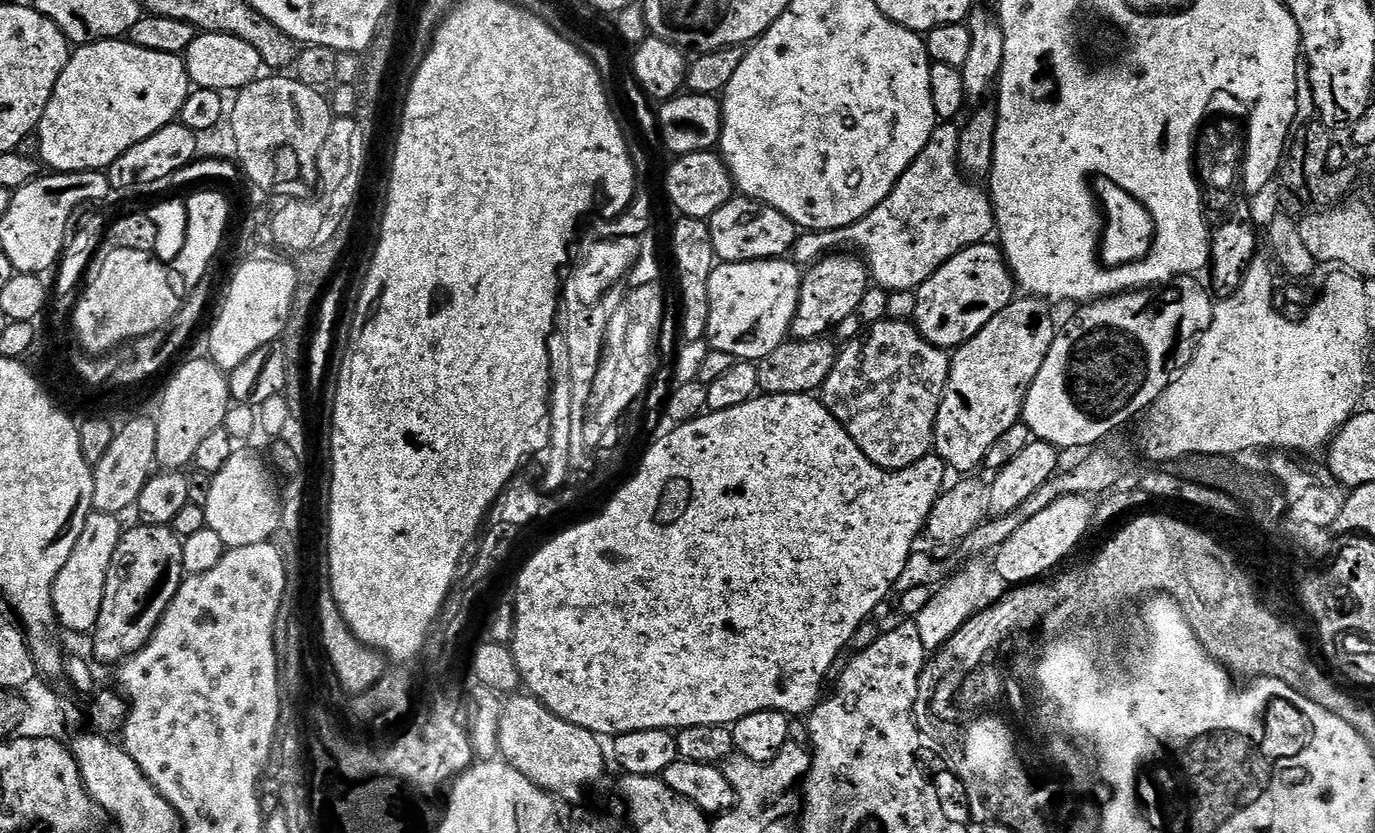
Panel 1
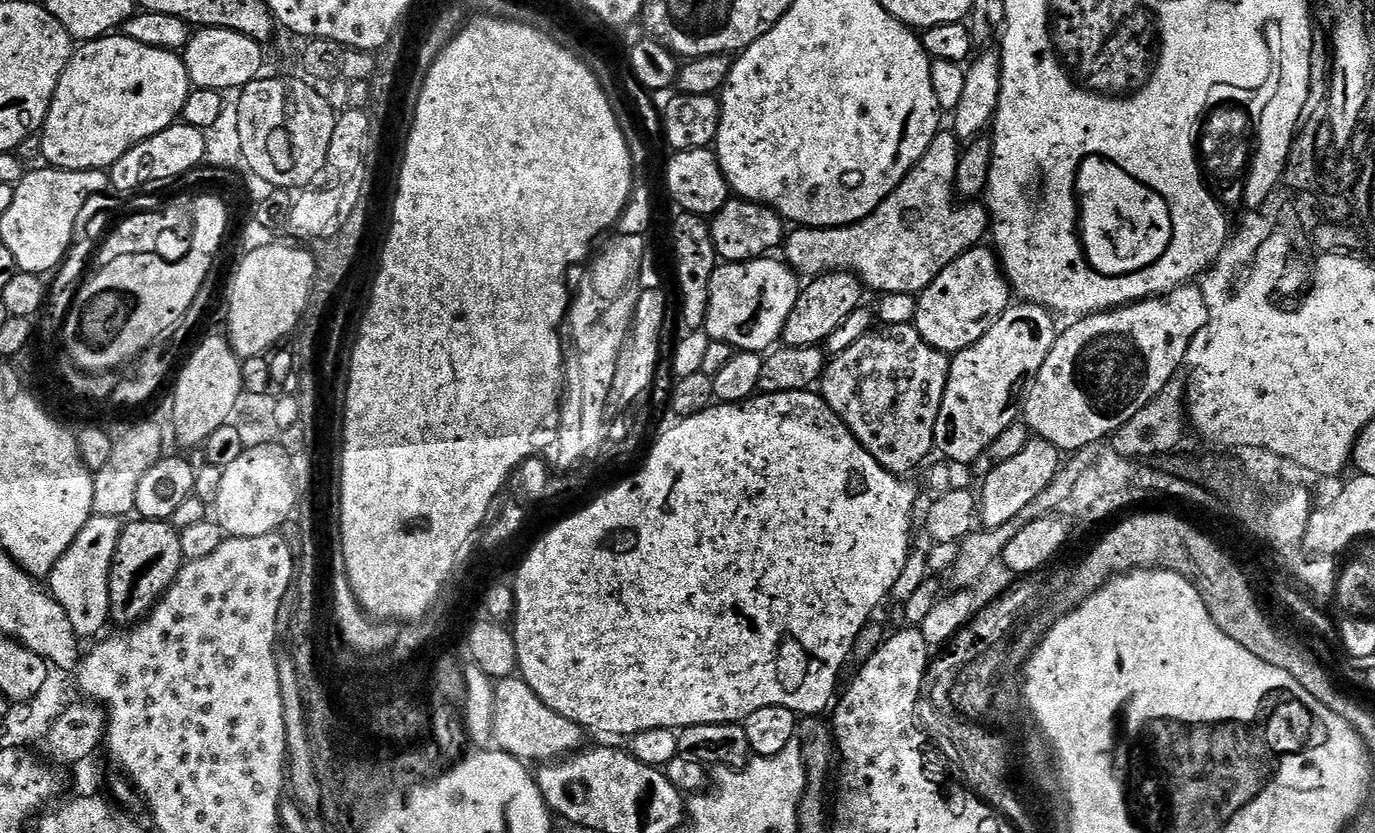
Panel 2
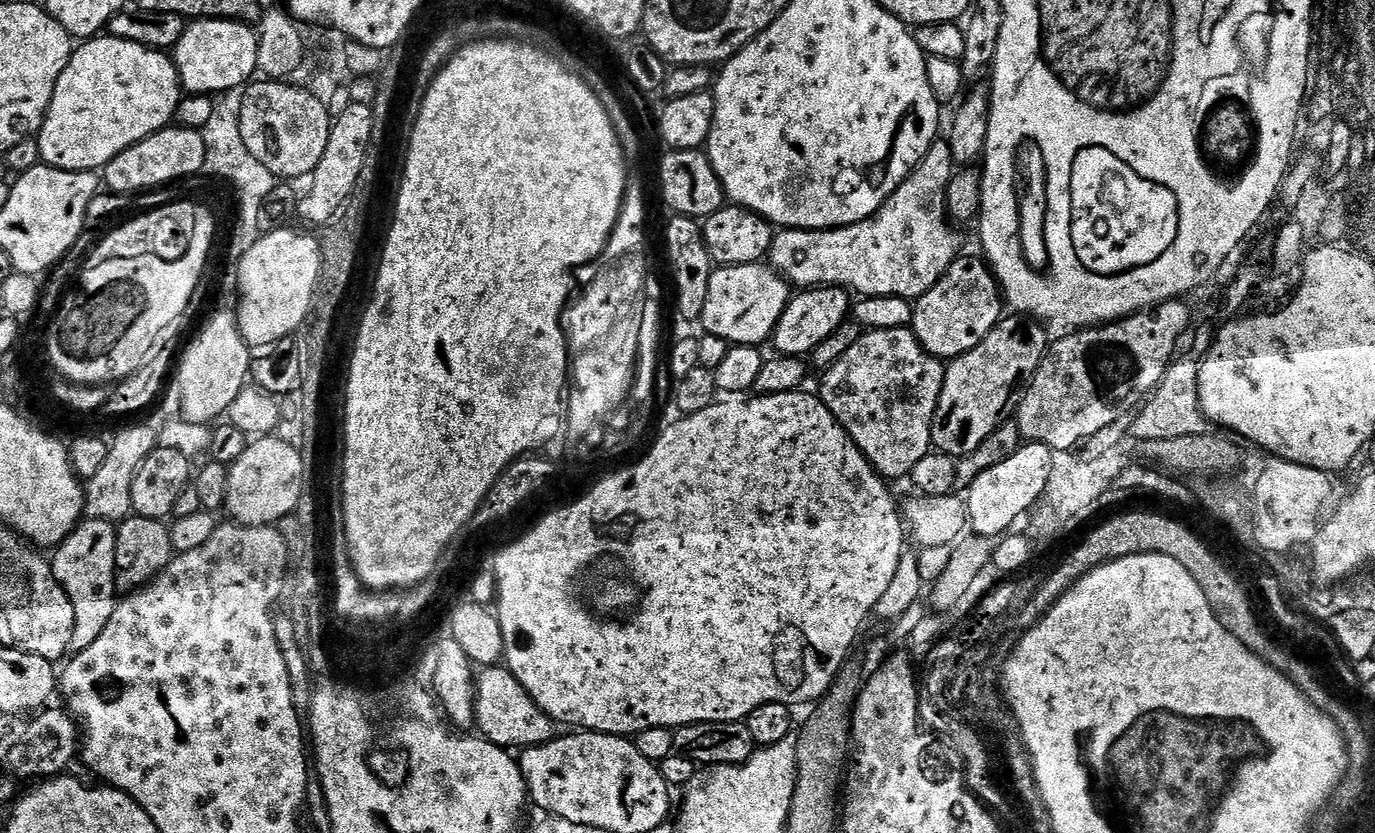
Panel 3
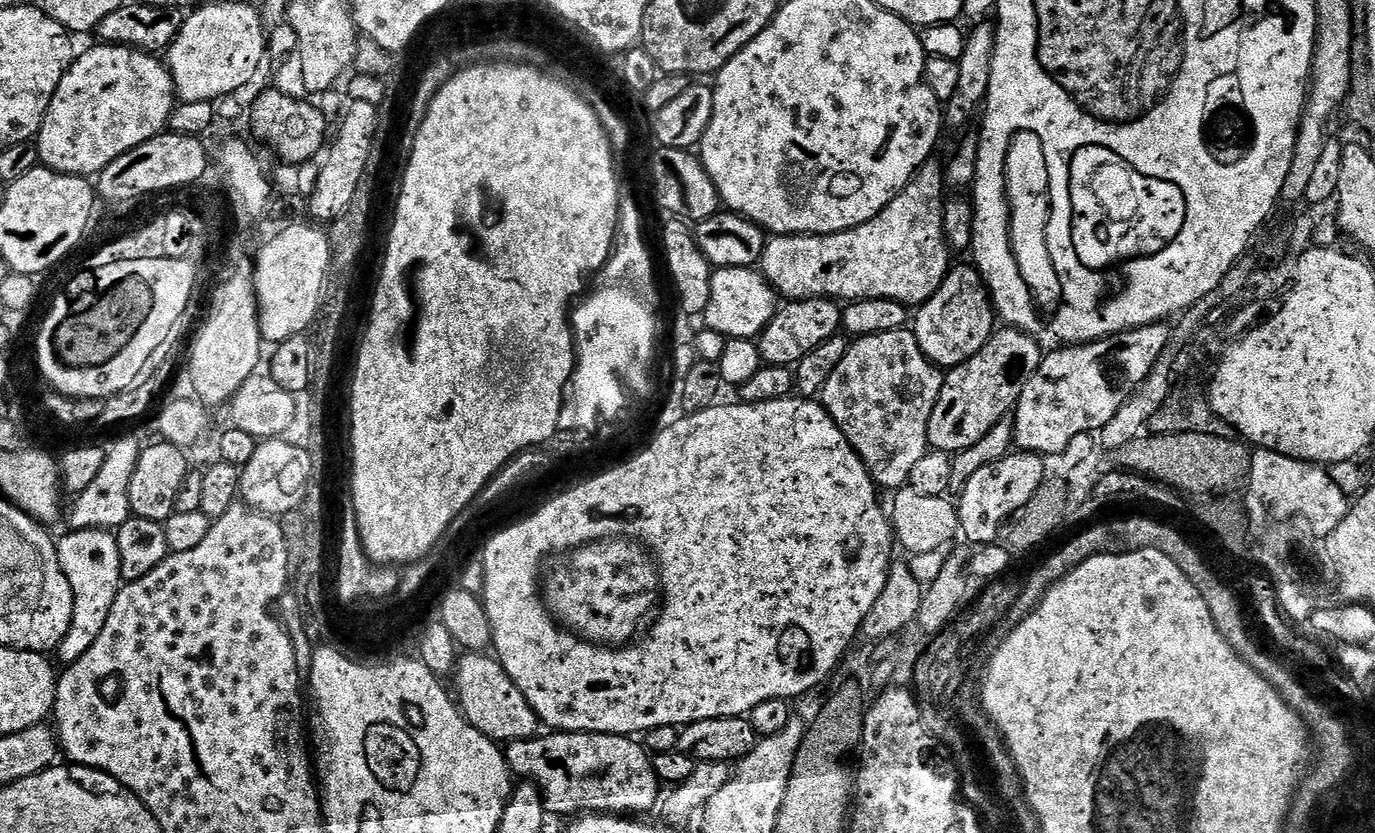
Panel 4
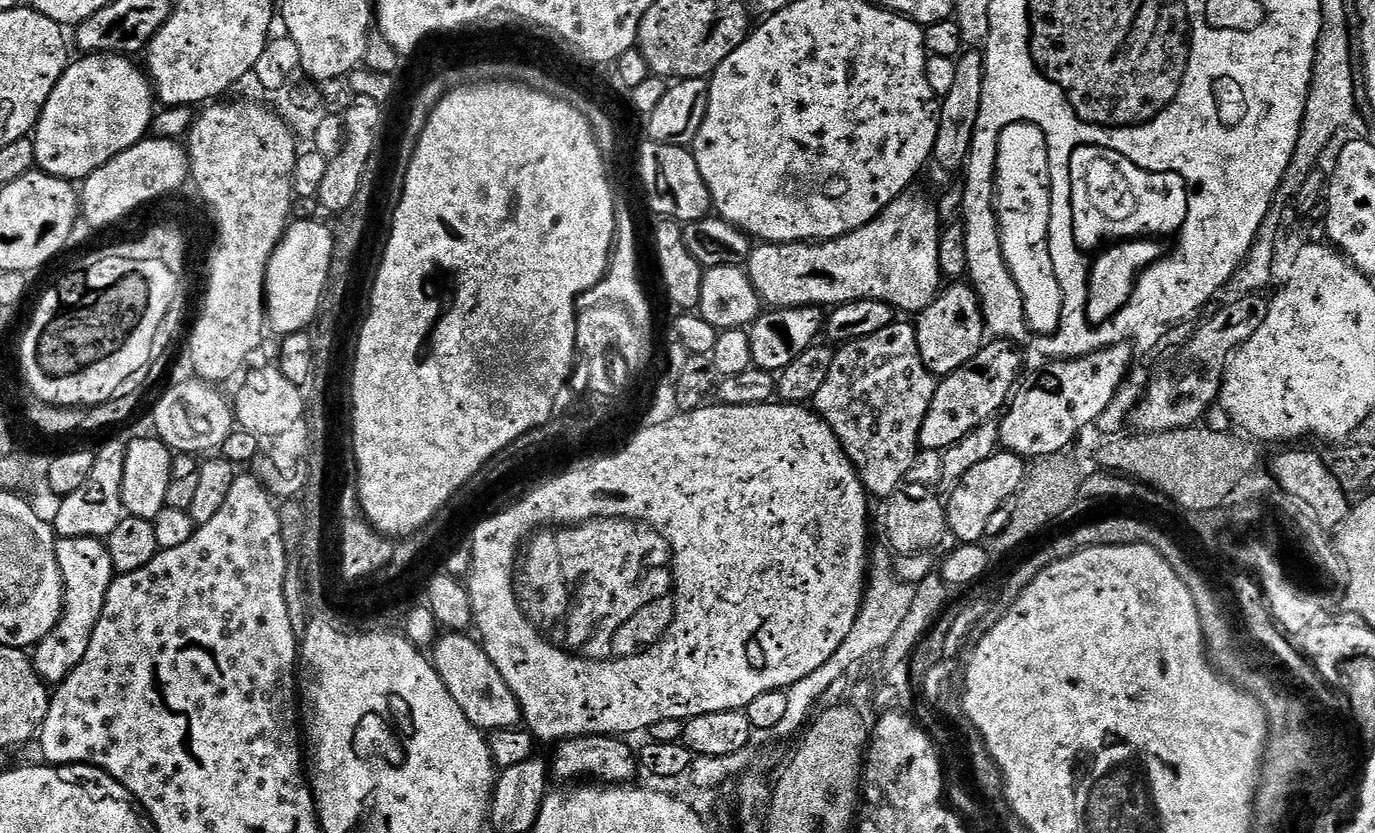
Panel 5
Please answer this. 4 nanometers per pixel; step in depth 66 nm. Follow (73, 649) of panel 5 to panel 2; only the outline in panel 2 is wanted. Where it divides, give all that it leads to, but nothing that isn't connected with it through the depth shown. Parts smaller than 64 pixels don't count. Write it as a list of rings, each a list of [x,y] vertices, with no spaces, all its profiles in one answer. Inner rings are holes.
[[[93,515],[82,526],[82,534],[74,538],[70,550],[62,554],[52,569],[51,583],[56,583],[54,595],[59,604],[68,610],[70,622],[76,625],[76,634],[81,638],[101,635],[96,624],[82,624],[84,616],[93,616],[96,620],[107,621],[111,610],[110,578],[112,564],[115,562],[122,520],[119,516]]]

